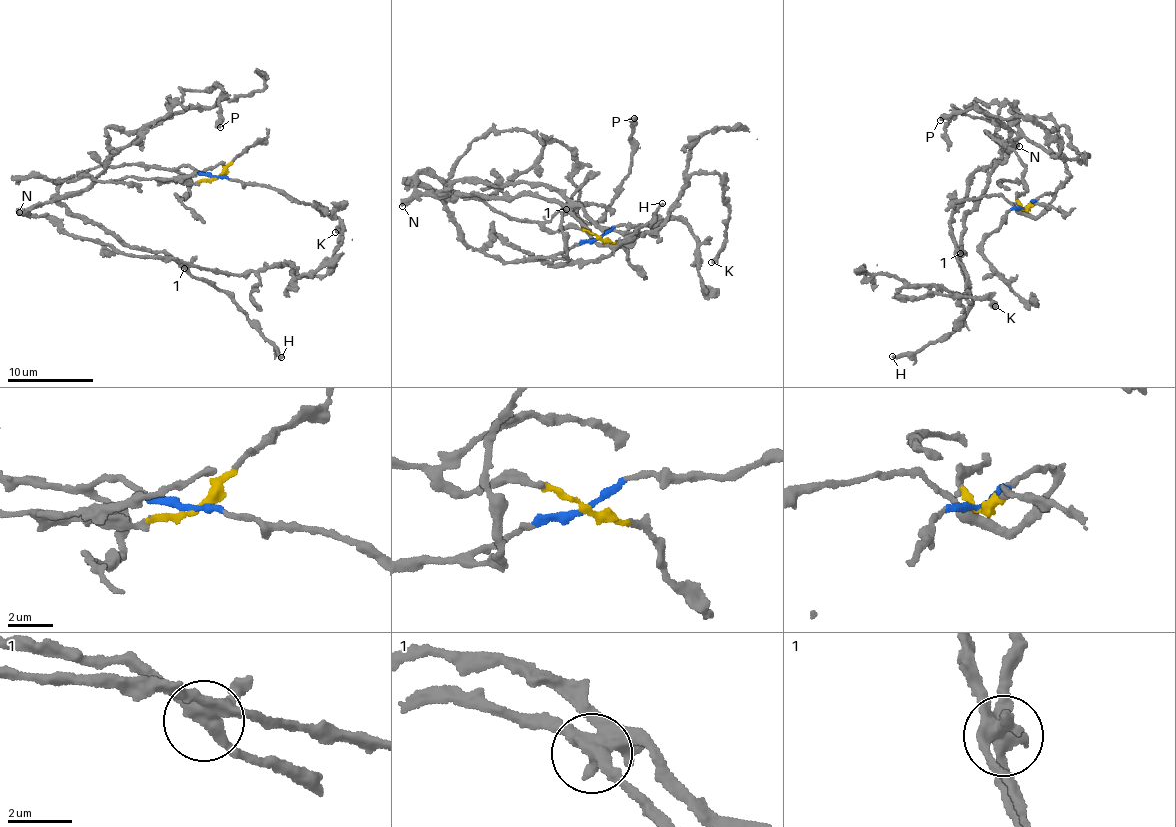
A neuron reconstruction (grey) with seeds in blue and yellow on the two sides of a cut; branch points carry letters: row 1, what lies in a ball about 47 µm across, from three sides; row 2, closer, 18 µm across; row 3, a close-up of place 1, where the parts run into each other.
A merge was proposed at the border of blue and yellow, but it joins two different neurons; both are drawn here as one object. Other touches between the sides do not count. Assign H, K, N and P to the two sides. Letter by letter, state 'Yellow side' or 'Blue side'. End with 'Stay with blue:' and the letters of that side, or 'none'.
H: Blue side
K: Yellow side
N: Yellow side
P: Yellow side
Stay with blue: H

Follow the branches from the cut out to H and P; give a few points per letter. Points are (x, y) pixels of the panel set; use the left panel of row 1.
H: (215, 177), (101, 165), (56, 194), (70, 213), (232, 294), (282, 356)
P: (218, 178), (96, 179), (110, 154), (171, 101), (180, 102), (185, 89), (225, 92), (220, 128)

